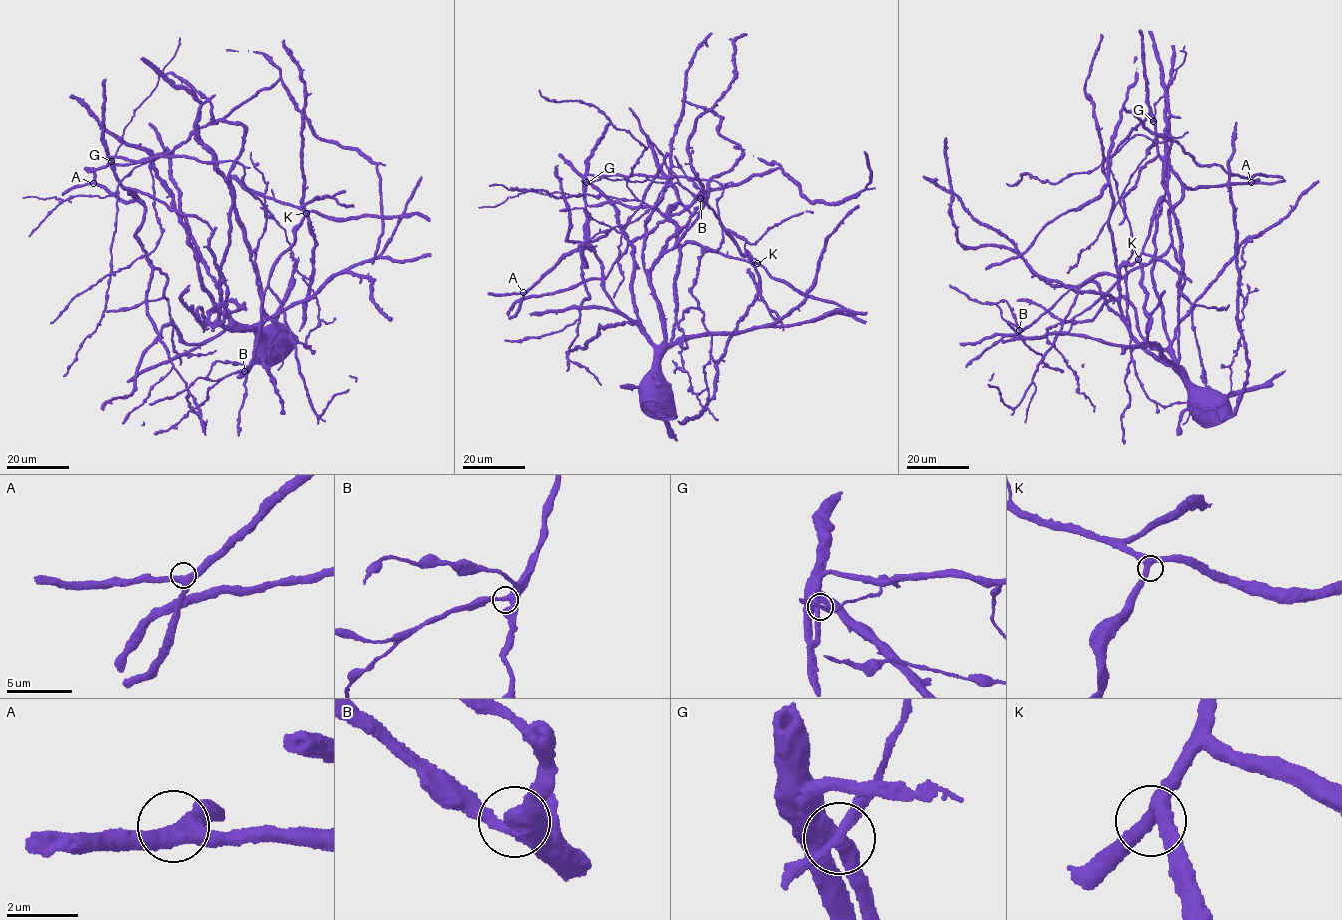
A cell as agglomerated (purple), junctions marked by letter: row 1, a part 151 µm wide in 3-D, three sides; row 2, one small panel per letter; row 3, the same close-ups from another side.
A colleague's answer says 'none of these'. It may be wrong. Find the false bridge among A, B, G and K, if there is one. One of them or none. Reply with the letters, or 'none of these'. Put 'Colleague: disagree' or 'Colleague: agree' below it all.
G
Colleague: disagree

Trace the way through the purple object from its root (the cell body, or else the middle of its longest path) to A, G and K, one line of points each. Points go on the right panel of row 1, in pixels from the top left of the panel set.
A: (1199, 390), (1178, 368), (1182, 244), (1164, 181), (1167, 142), (1230, 174), (1283, 179), (1251, 182)
G: (1199, 390), (1178, 368), (1182, 244), (1167, 142), (1230, 174), (1283, 179), (1191, 189), (1164, 163), (1153, 121)
K: (1199, 390), (1178, 368), (1182, 244), (1178, 220), (1167, 201), (1161, 199), (1138, 259)

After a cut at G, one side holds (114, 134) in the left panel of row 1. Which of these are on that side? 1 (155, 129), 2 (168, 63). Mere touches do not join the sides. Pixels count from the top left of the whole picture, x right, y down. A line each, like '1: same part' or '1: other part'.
1: same part
2: other part

